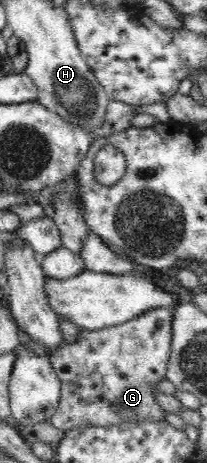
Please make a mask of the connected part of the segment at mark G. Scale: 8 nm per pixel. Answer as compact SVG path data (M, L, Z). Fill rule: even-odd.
M155 308L113 327L85 329L75 341L65 344L49 355L62 390L55 415L49 420L53 427L64 432L87 425L121 425L123 421L163 421L166 411L157 402L157 384L166 379L171 355L173 311L171 308Z

